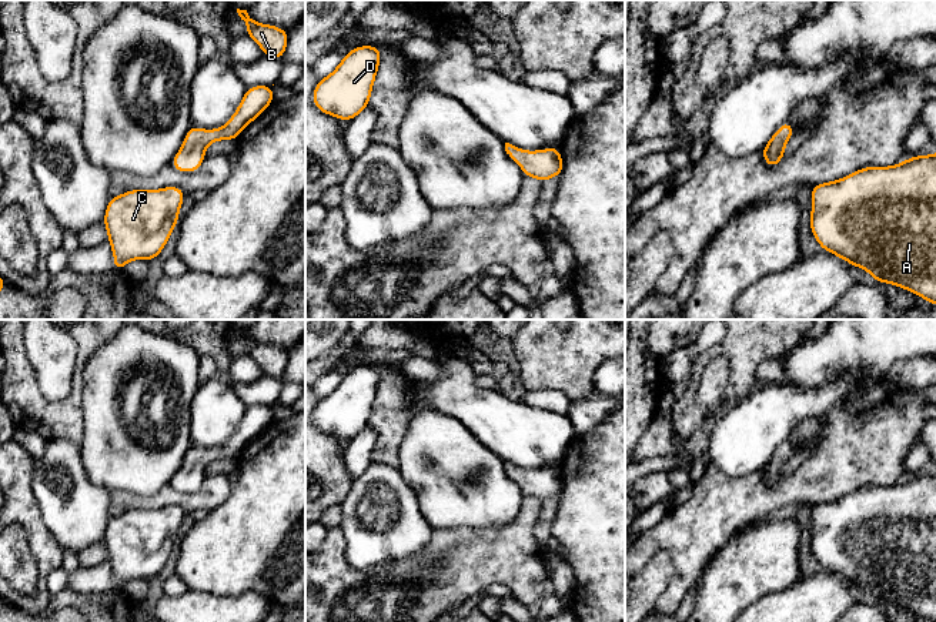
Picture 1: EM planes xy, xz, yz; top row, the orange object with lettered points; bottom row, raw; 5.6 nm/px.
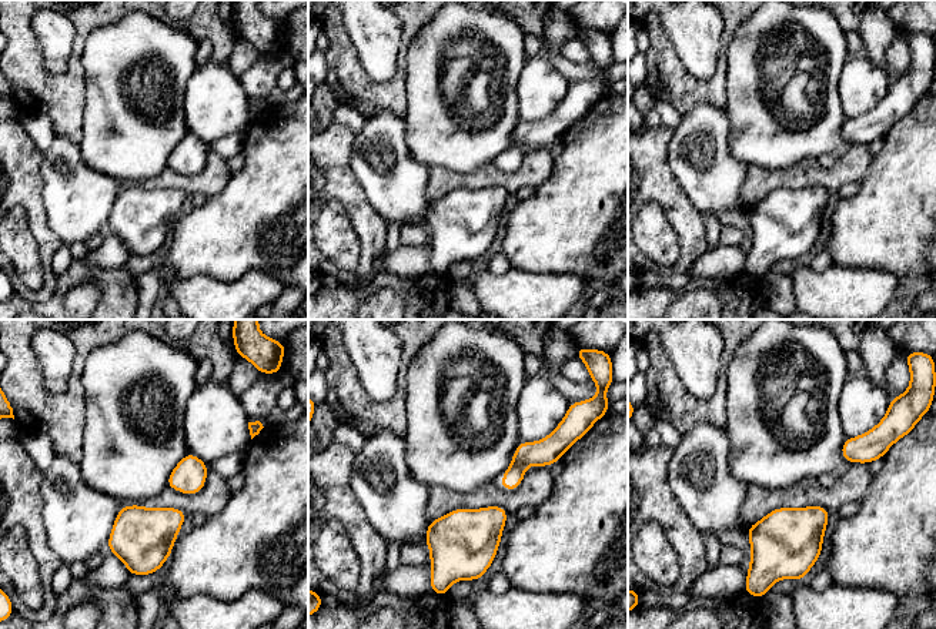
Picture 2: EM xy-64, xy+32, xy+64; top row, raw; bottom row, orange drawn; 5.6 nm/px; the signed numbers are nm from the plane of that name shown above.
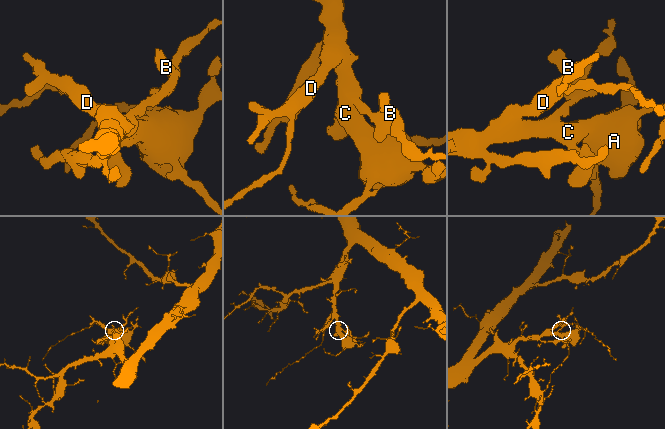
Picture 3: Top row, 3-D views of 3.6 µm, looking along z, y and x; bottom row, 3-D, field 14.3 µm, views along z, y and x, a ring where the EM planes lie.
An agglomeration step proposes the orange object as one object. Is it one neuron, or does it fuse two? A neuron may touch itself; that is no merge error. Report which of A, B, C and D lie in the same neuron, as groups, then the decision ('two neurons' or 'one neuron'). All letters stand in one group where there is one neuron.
A B C D; one neuron

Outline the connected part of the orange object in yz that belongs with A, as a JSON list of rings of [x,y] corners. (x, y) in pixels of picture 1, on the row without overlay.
[[[936,474],[916,475],[890,486],[865,486],[848,494],[846,498],[815,504],[812,509],[810,551],[822,569],[850,582],[853,586],[866,589],[878,602],[889,602],[905,608],[929,622],[936,622]]]

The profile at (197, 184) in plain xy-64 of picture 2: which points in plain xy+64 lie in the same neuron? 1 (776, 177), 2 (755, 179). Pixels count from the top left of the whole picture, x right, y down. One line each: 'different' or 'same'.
1: same
2: same

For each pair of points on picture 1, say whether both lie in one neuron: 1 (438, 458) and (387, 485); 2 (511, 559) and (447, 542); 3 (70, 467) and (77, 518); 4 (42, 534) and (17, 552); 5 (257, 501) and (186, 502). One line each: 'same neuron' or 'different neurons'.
1: different neurons
2: same neuron
3: same neuron
4: different neurons
5: different neurons

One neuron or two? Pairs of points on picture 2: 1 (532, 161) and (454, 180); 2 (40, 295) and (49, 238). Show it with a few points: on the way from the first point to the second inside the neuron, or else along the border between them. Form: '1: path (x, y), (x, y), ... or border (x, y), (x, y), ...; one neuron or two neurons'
1: path (512, 179), (474, 180); one neuron
2: path (47, 281), (47, 253); one neuron

